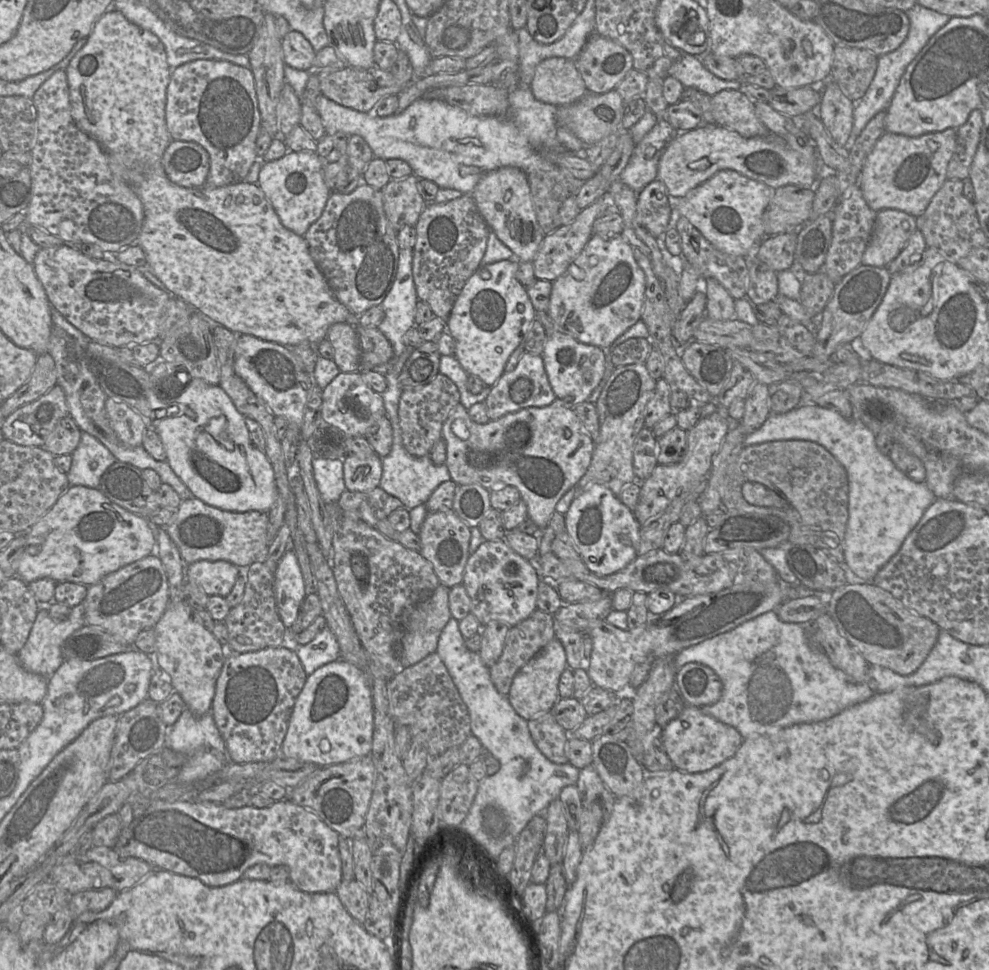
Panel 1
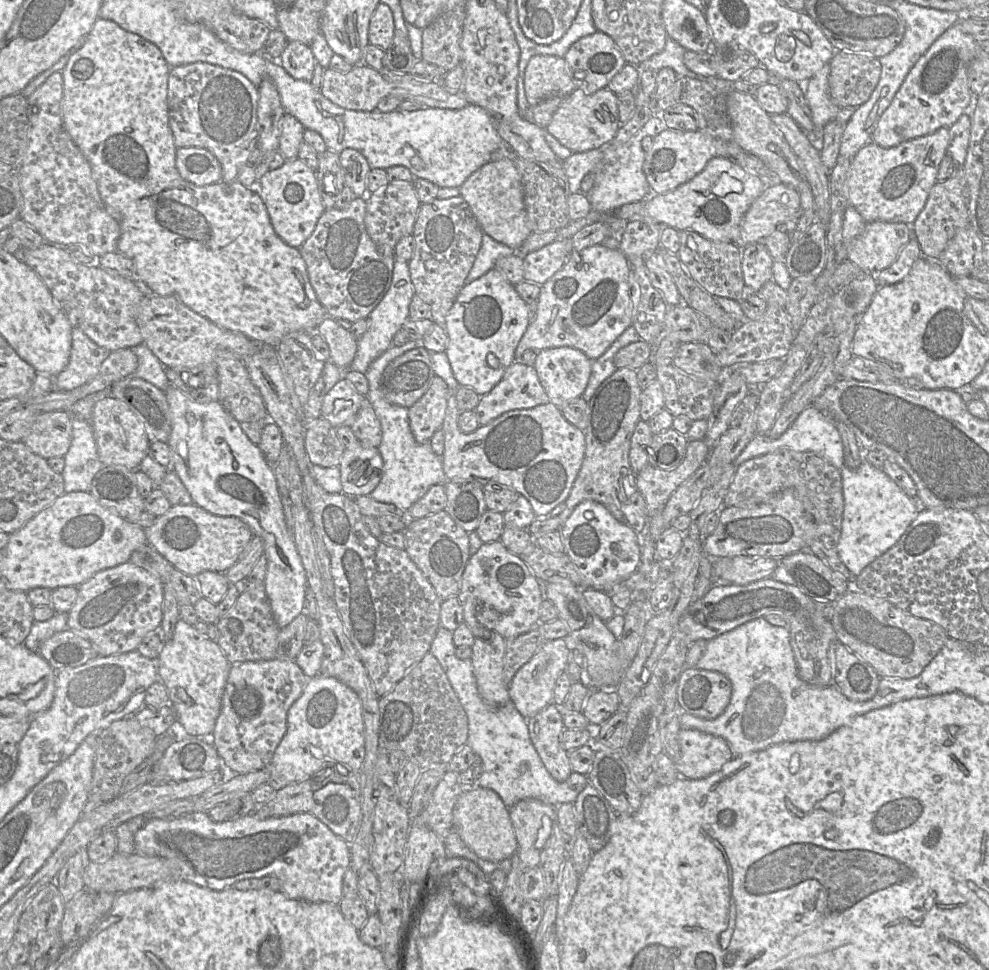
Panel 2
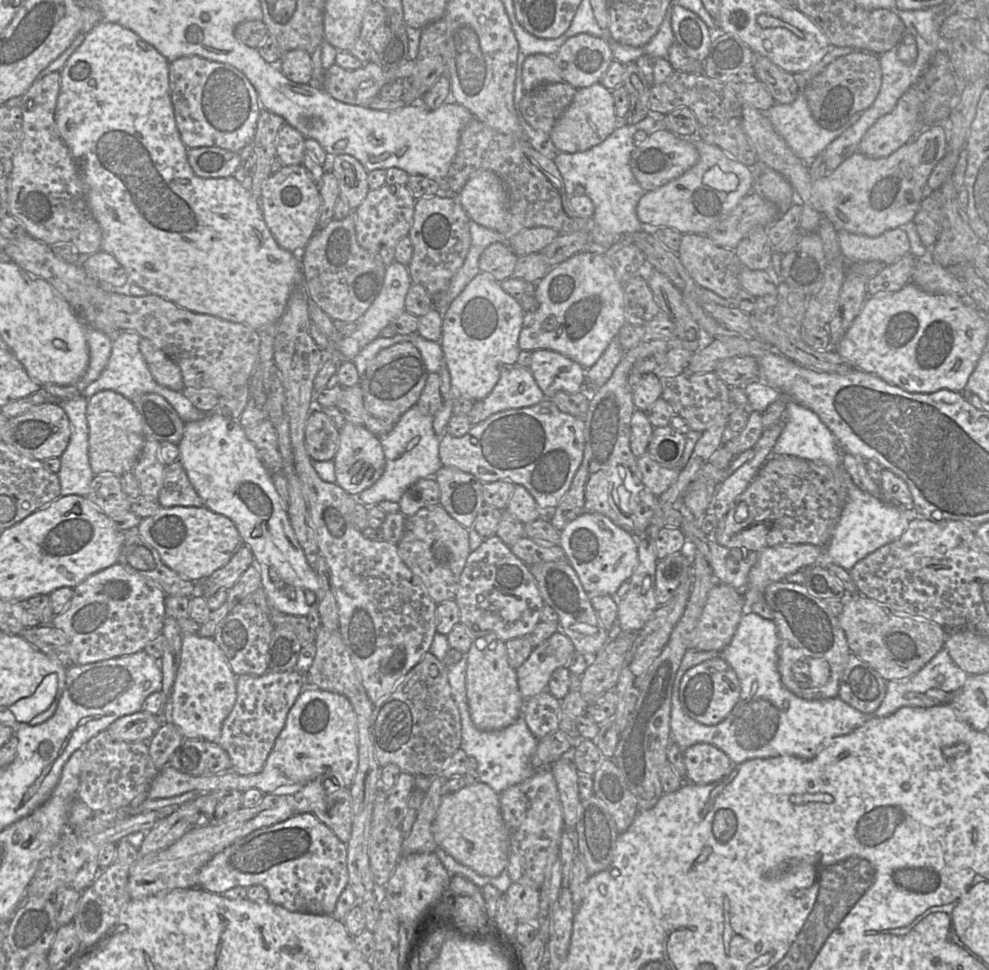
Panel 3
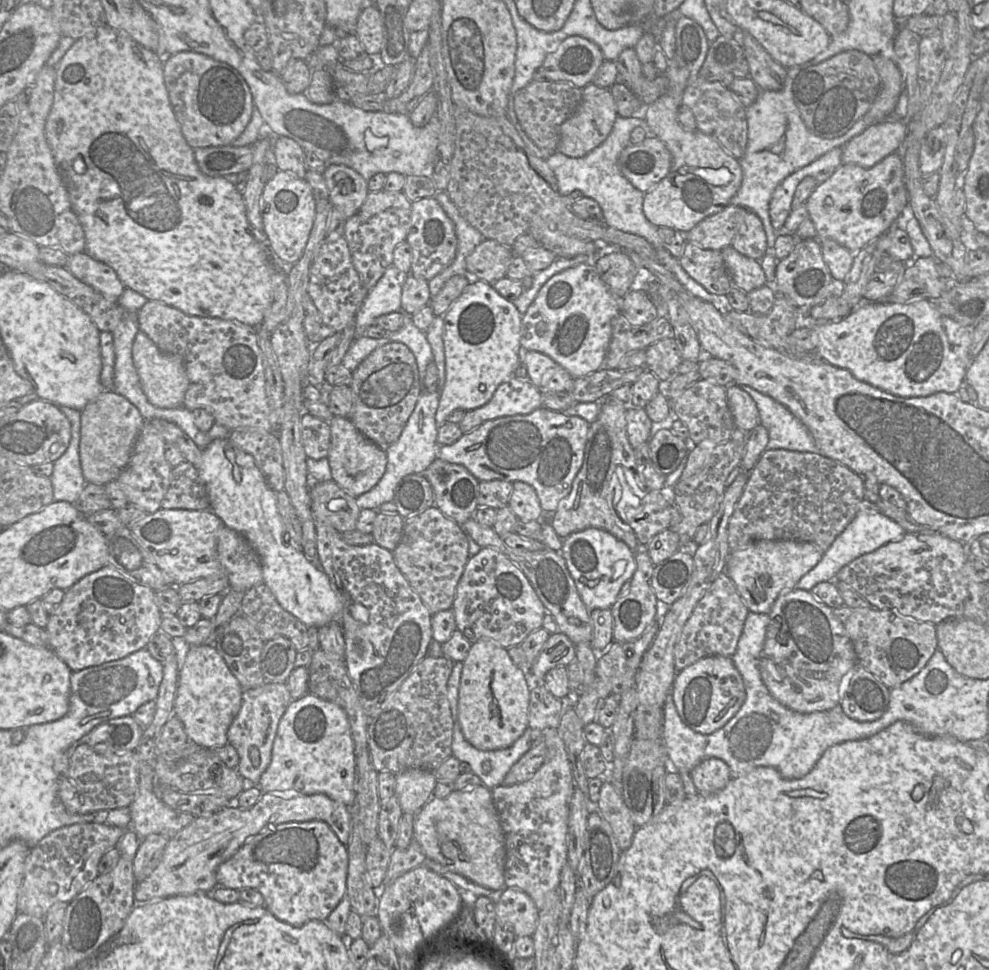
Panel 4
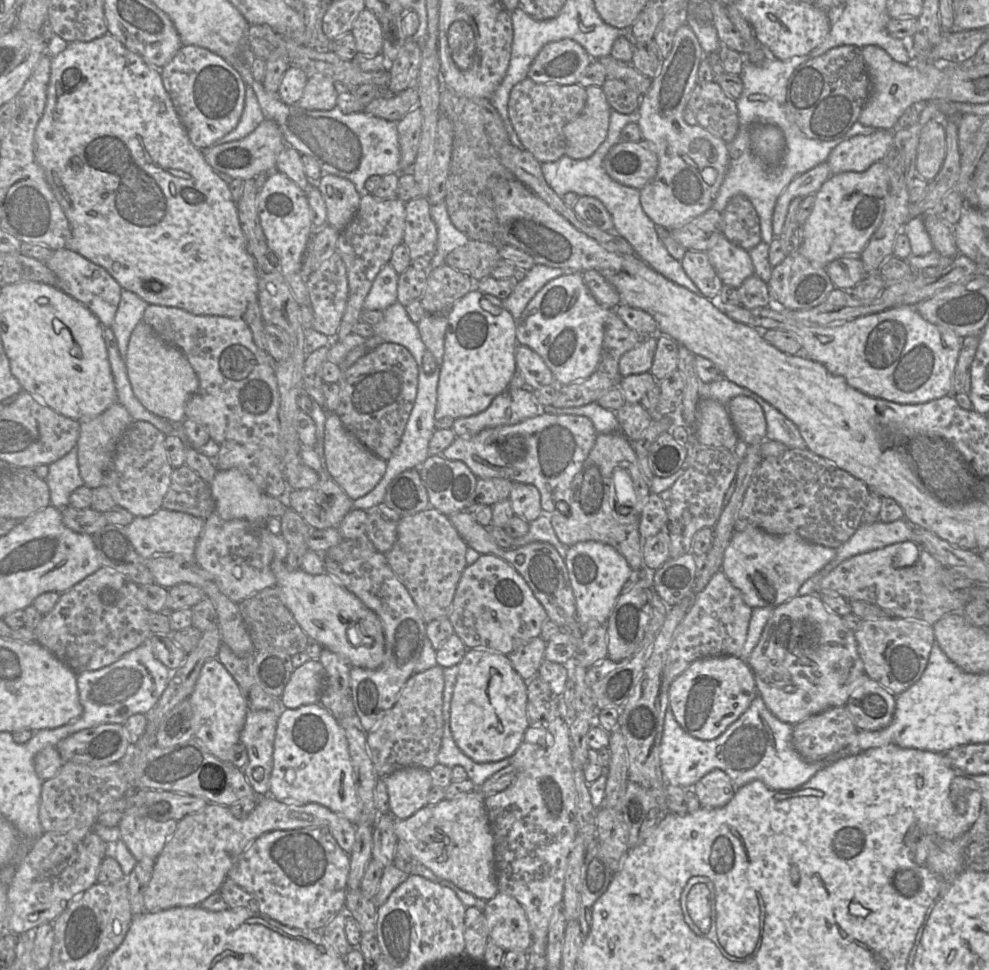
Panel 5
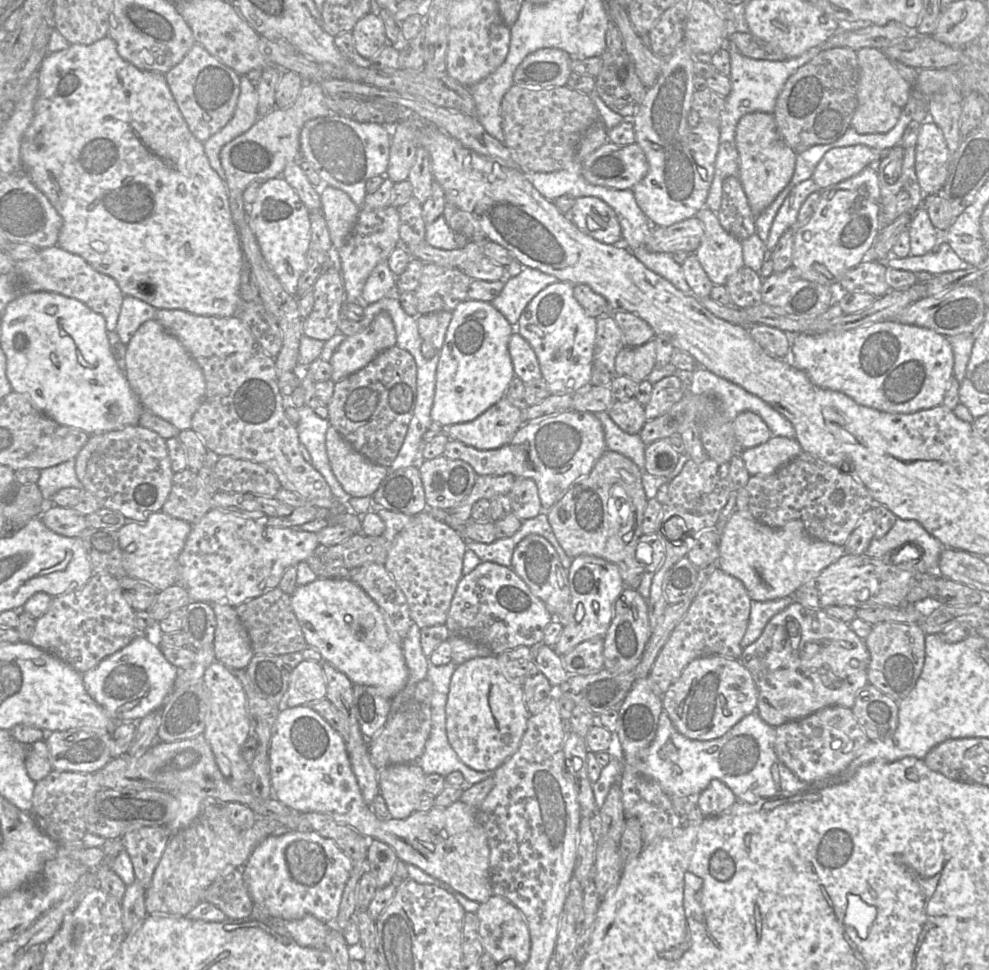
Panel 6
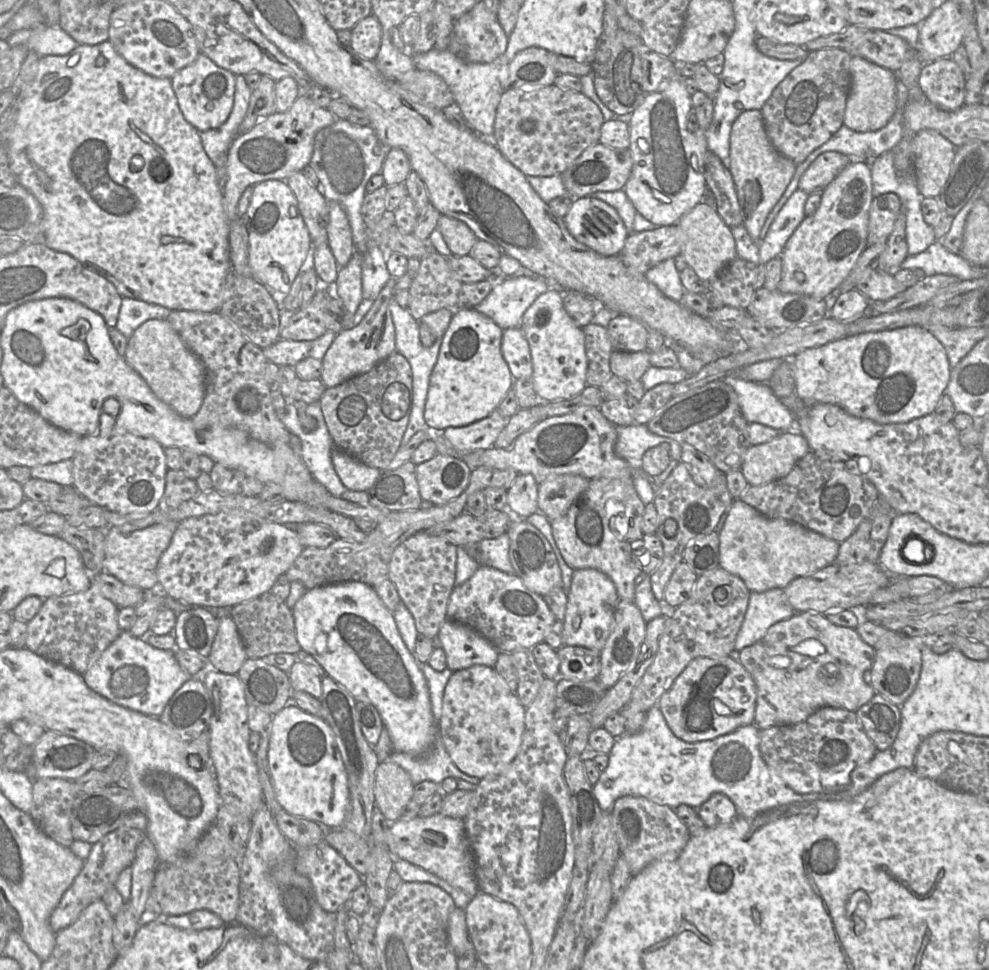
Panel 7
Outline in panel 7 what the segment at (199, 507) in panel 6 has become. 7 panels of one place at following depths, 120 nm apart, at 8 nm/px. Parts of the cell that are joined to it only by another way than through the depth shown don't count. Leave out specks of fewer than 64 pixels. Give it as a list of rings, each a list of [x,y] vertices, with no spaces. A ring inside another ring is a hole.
[[[168,468],[165,492],[160,499],[158,509],[174,509],[194,497],[198,492],[196,480],[187,477],[181,469],[170,470]]]

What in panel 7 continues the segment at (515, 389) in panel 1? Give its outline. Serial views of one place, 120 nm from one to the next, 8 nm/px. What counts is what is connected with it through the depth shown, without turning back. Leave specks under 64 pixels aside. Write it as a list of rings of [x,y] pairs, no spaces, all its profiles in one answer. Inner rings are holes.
[[[496,408],[489,416],[462,427],[448,427],[444,437],[460,453],[468,454],[477,450],[494,447],[494,443],[505,428],[507,418]]]

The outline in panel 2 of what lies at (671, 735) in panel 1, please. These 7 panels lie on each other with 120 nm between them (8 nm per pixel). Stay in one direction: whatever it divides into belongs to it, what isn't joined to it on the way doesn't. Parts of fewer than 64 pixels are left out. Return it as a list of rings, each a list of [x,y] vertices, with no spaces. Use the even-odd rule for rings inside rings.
[[[681,728],[678,740],[679,759],[675,765],[685,779],[705,779],[736,759],[728,742],[720,736]]]

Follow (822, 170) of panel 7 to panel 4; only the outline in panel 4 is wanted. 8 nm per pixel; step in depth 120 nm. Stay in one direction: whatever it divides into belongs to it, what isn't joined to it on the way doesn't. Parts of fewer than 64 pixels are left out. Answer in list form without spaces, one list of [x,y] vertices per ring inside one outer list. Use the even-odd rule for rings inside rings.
[[[887,118],[869,125],[842,147],[842,165],[873,167],[897,151],[905,140],[907,132],[908,125],[905,120]]]

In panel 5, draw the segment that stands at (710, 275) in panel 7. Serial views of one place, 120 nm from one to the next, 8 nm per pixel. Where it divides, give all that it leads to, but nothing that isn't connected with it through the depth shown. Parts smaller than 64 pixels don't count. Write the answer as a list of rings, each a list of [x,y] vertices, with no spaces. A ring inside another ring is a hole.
[[[723,235],[707,251],[707,255],[723,285],[737,289],[745,279],[754,275],[748,251],[734,245]]]

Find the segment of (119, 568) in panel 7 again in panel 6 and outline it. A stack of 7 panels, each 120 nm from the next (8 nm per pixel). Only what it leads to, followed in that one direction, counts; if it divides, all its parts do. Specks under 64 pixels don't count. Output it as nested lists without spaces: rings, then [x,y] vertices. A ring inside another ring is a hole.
[[[163,511],[150,514],[145,521],[128,521],[117,532],[122,562],[127,576],[145,582],[157,591],[178,583],[178,557],[192,525]]]

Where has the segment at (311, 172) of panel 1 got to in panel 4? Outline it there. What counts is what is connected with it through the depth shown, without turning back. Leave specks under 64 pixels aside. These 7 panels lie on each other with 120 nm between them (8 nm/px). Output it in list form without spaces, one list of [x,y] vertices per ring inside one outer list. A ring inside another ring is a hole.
[[[278,171],[266,183],[261,198],[261,216],[268,243],[278,258],[287,265],[295,264],[303,254],[316,215],[316,201],[305,179]]]

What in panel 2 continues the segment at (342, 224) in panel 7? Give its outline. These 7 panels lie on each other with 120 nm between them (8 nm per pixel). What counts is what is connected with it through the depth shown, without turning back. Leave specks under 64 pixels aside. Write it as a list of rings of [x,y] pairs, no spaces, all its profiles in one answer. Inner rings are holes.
[[[346,148],[339,153],[340,164],[344,171],[344,184],[356,197],[367,195],[367,176],[370,166],[364,155],[356,149]]]

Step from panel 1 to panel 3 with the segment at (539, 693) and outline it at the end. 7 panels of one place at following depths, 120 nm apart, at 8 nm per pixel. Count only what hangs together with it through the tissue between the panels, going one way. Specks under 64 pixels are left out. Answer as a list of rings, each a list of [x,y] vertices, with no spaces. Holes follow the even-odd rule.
[[[562,631],[555,632],[535,647],[528,659],[516,669],[523,699],[547,690],[552,673],[560,667],[566,667],[575,651],[573,643]]]

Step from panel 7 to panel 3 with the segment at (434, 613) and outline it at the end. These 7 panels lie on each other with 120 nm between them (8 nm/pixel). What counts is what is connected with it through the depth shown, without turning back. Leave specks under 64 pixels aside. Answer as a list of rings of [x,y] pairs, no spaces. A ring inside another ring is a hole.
[[[439,504],[420,509],[407,517],[398,554],[436,603],[455,599],[460,575],[470,554],[468,529],[453,519]]]

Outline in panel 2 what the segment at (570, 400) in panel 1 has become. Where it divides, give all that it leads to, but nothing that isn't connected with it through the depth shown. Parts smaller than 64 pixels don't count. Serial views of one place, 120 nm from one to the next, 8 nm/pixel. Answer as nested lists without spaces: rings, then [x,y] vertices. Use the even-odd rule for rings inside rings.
[[[562,346],[539,351],[533,366],[550,402],[561,408],[570,400],[582,396],[590,378],[592,360],[576,348]]]

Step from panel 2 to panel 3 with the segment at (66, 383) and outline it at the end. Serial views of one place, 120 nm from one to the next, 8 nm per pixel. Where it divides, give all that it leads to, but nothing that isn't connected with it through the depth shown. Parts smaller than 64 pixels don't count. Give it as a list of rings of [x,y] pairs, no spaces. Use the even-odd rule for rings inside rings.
[[[88,327],[85,328],[85,337],[89,351],[89,363],[81,380],[73,385],[78,388],[80,394],[87,385],[99,378],[112,351],[112,341],[105,333]]]

